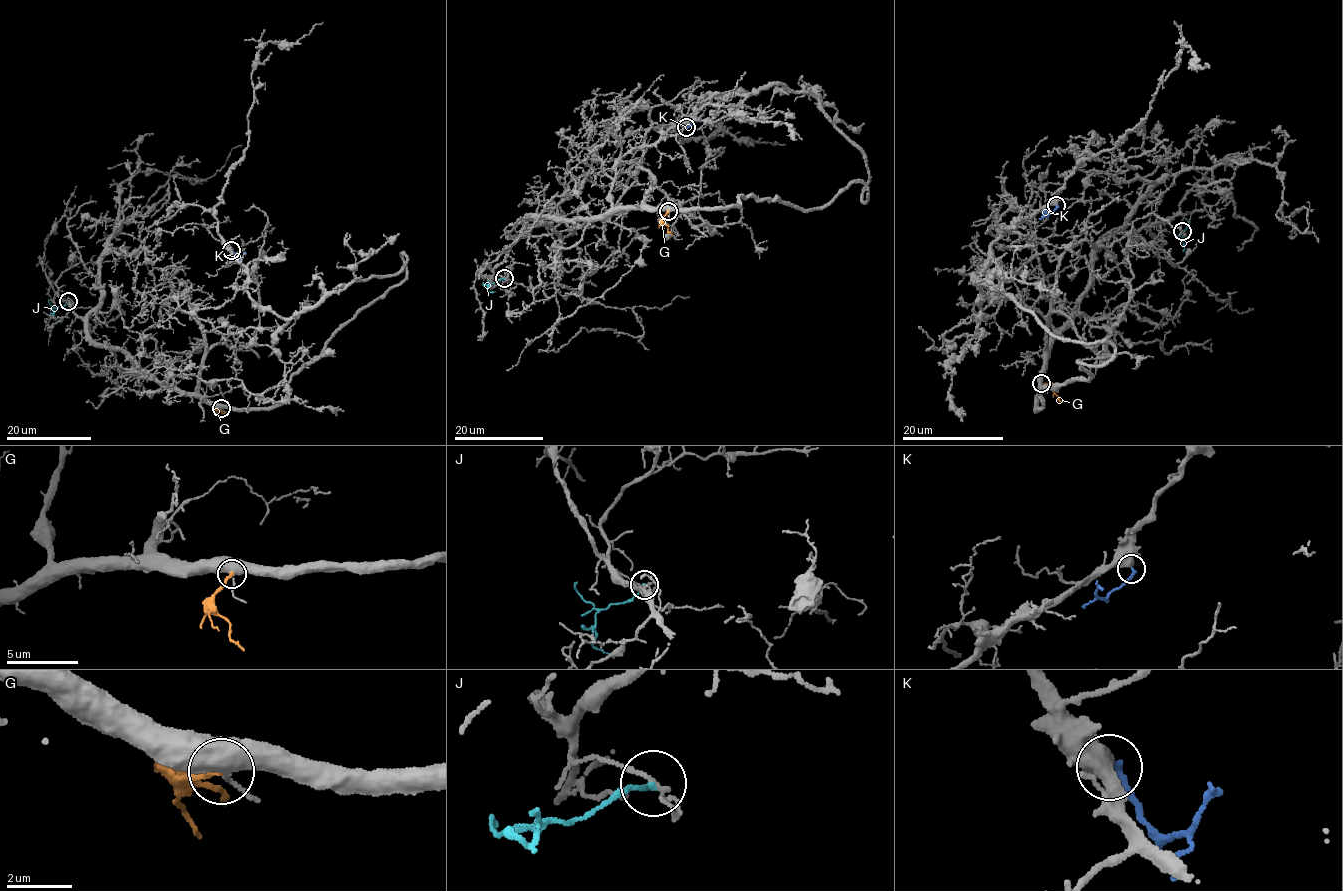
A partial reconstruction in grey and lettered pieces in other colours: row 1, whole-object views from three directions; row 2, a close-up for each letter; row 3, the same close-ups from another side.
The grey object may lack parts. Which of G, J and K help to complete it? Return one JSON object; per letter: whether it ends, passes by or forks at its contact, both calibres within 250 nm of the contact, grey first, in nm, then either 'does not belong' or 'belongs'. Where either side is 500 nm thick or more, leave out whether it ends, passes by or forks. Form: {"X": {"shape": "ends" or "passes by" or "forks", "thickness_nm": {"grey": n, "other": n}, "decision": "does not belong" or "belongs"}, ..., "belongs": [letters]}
{"G": {"thickness_nm": {"grey": 500, "other": 190}, "decision": "does not belong"}, "J": {"shape": "ends", "thickness_nm": {"grey": 130, "other": 170}, "decision": "does not belong"}, "K": {"thickness_nm": {"grey": 500, "other": 200}, "decision": "belongs"}, "belongs": ["K"]}

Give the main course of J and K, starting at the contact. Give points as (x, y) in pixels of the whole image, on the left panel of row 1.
J: (68, 301), (54, 310), (53, 318), (61, 321)
K: (231, 249), (238, 258), (245, 252)

